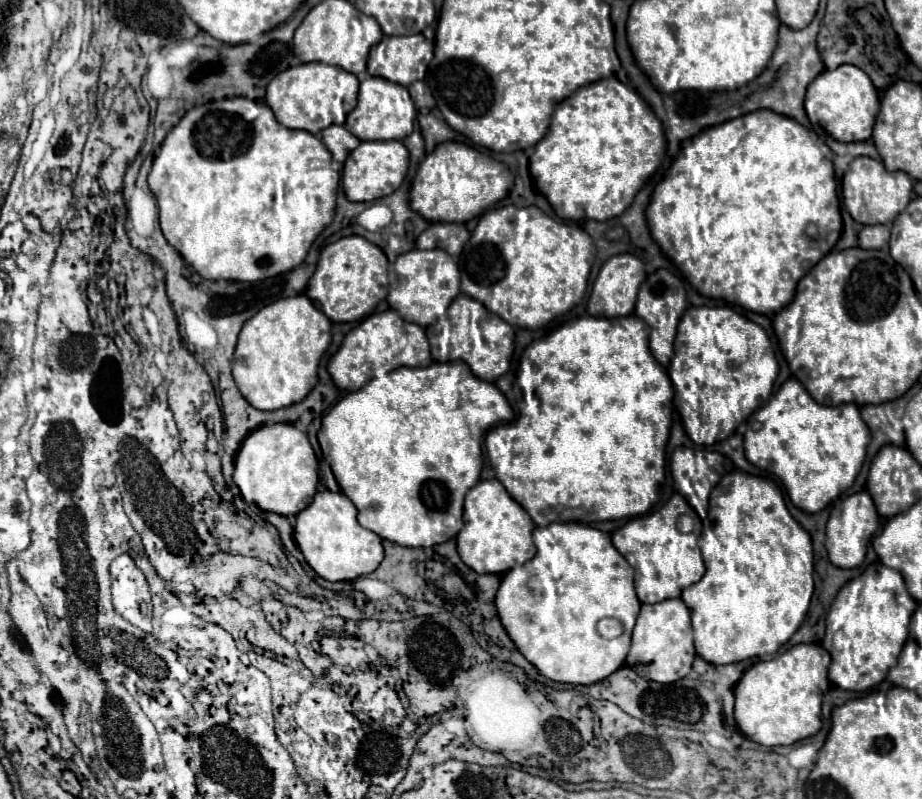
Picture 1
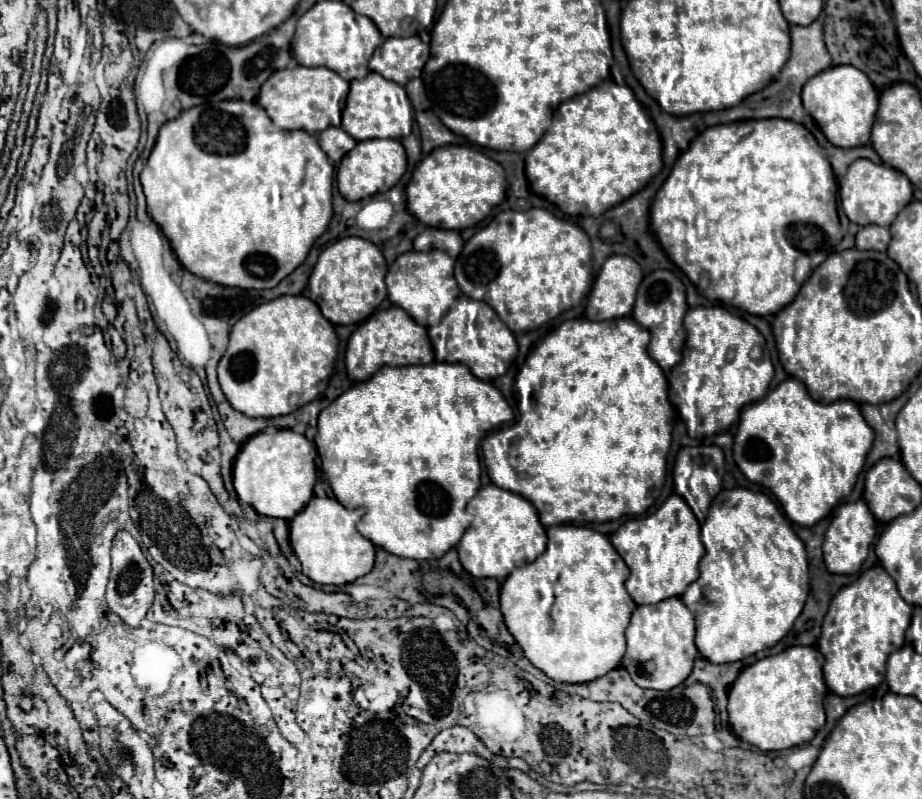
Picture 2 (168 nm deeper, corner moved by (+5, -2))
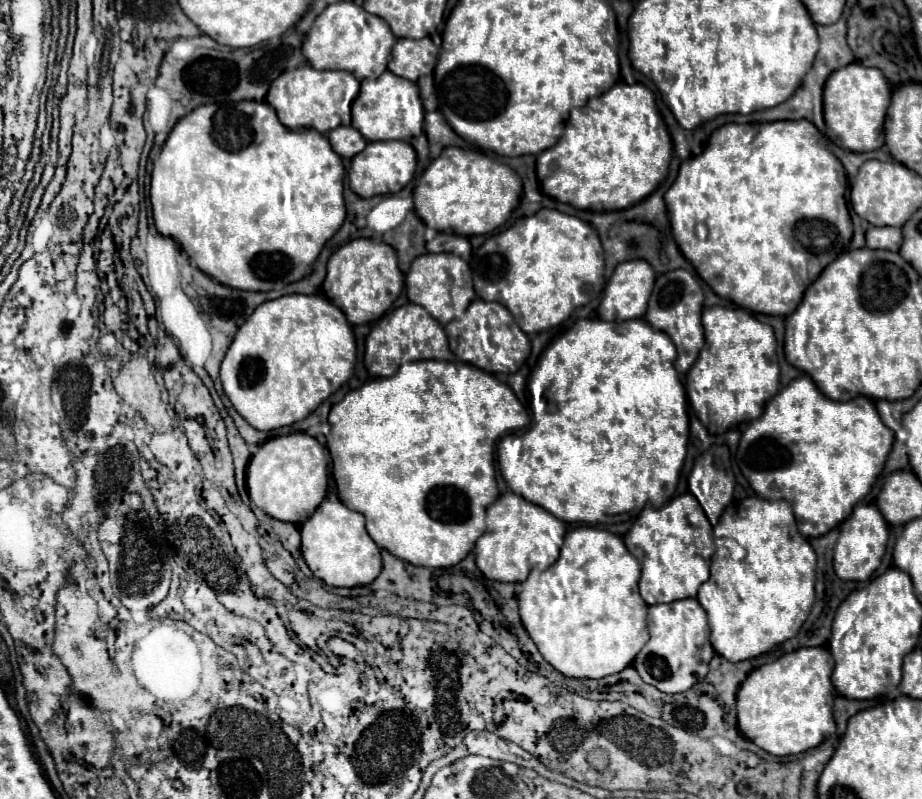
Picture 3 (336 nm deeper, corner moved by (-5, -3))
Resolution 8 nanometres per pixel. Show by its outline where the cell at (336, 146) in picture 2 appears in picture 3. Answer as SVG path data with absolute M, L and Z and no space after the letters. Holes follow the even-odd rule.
M340 126L340 128L334 128L330 134L328 134L328 140L334 148L336 154L340 154L342 158L350 160L352 156L356 156L358 152L364 150L366 146L366 140L360 136L360 132L356 132L356 128L352 126Z

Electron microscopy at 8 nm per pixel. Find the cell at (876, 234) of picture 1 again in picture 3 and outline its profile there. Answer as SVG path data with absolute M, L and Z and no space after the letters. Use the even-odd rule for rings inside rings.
M870 228L866 232L866 246L868 248L882 248L882 250L892 250L892 252L898 252L902 244L902 230L900 228Z

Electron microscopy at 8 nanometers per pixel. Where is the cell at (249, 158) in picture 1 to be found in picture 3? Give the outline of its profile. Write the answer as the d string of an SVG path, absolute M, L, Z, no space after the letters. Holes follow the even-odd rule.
M242 100L236 104L204 104L204 106L194 108L184 118L180 118L174 130L170 132L158 160L154 162L152 184L150 184L154 222L162 236L174 238L182 246L182 250L188 254L190 262L198 266L204 274L216 278L220 284L226 284L238 290L264 290L264 292L280 284L296 282L310 272L322 246L336 234L336 230L344 222L346 208L344 208L342 192L344 192L344 164L342 164L342 158L336 156L336 152L332 152L328 138L316 132L314 128L288 130L286 126L280 124L276 110L268 102L254 102L254 100Z

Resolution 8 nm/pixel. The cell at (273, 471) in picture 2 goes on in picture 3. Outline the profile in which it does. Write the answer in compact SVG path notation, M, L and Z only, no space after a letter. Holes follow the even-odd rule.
M306 432L266 440L246 468L250 500L268 516L292 524L302 524L308 516L312 516L327 495L328 480L328 458L324 446Z

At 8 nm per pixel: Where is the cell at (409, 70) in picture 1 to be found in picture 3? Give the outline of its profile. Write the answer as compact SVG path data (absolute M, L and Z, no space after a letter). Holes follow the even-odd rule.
M430 37L420 38L420 40L400 38L394 44L388 70L400 78L416 82L420 76L432 74L439 52L440 48L430 40Z

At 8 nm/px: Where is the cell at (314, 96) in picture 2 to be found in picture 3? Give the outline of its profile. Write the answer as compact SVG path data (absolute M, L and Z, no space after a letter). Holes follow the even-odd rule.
M302 64L294 70L288 70L288 72L280 74L272 82L272 88L268 90L266 102L276 110L280 122L286 128L290 128L290 130L294 130L294 128L314 128L314 130L326 134L340 125L351 125L352 102L357 97L359 90L360 82L350 72L344 72L344 70L316 70L310 64Z

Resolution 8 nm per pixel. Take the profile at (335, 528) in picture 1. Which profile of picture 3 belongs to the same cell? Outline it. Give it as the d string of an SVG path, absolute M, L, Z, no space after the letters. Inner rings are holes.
M324 500L300 526L302 556L312 574L330 586L366 586L382 572L382 556L364 528L364 516L346 508L340 500Z

